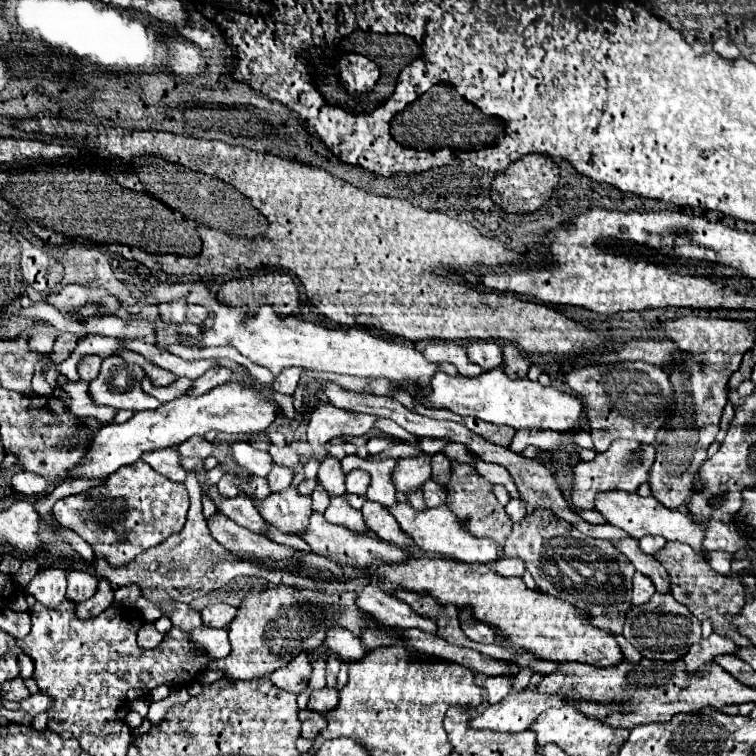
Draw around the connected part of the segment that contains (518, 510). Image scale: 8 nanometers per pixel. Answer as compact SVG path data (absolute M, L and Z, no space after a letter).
M510 498L510 502L506 504L506 512L512 518L512 522L520 522L526 516L526 504L522 500Z

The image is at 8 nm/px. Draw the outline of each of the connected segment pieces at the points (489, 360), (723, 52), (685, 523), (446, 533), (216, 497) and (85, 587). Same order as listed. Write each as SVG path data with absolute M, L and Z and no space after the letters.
M476 340L468 344L468 360L478 364L482 370L492 370L502 362L502 350L496 342Z
M720 38L720 40L716 40L716 42L714 42L714 50L716 50L720 56L728 58L728 60L736 60L736 58L740 58L740 50L738 50L732 42L728 42L728 38Z
M612 490L612 492L604 492L604 494L598 494L596 498L596 510L604 514L604 518L622 528L624 532L628 532L632 538L640 540L642 536L646 534L652 534L652 536L662 536L666 540L676 540L676 542L686 542L690 544L698 554L704 554L704 524L700 522L694 522L690 518L690 514L684 514L682 510L668 510L666 506L662 506L654 496L638 496L638 494L628 494L628 492L620 492L620 490Z
M398 502L398 504L394 504L388 510L396 516L400 528L414 540L414 544L420 546L426 552L434 552L434 554L448 556L448 558L462 560L462 562L490 562L490 560L498 560L496 544L488 542L486 538L472 538L472 534L468 534L456 522L456 516L446 506L430 508L426 512L420 512L420 510L414 510L406 502Z
M210 488L206 492L214 500L218 510L222 514L226 514L230 520L234 520L238 526L244 526L244 528L252 530L254 534L266 536L268 522L260 516L260 512L254 508L252 500L246 494L238 494L236 498L222 498L216 488Z
M80 570L68 572L68 592L66 592L66 598L70 602L78 604L78 602L84 602L84 600L92 598L96 594L96 588L98 588L98 580L92 574L80 572Z

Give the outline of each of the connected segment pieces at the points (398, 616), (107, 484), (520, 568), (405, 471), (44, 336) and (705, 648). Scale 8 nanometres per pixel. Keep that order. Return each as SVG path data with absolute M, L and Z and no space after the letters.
M374 584L364 586L364 590L356 598L356 604L360 610L364 610L368 614L376 614L376 618L380 618L380 622L384 622L384 626L420 628L420 630L426 630L432 634L436 632L436 624L432 620L418 616L416 612L410 610L408 604L382 592Z
M140 460L136 466L122 466L116 474L104 478L100 486L58 500L52 514L62 526L80 534L92 546L96 558L106 560L114 568L124 568L138 554L180 532L186 522L188 504L184 484L158 474Z
M500 558L496 562L496 572L500 576L506 576L506 578L512 578L512 576L522 578L524 572L526 572L526 566L520 558Z
M426 454L418 456L418 458L400 460L392 474L394 486L402 494L408 494L414 488L422 488L422 484L426 480L430 480L430 476L432 476L430 474L430 458Z
M40 328L32 338L30 338L30 350L36 352L50 352L54 346L56 334L52 334L52 328Z
M712 632L708 638L702 638L698 644L690 646L690 650L684 654L682 662L686 664L686 672L694 674L698 672L702 666L710 666L714 664L716 656L724 656L724 654L736 654L736 644L732 638L728 636L720 636L716 632Z

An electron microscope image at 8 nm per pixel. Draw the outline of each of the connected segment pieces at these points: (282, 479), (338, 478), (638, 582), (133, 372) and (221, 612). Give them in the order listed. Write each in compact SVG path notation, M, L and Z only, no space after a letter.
M274 466L272 472L268 474L268 484L270 484L270 490L276 494L276 492L282 492L290 486L292 482L292 470L290 468L284 468L284 466Z
M326 456L326 460L320 464L318 480L328 490L330 496L342 496L344 490L346 490L344 472L340 470L340 462L336 458L332 458L332 456Z
M636 572L632 582L634 582L634 588L632 588L632 604L634 606L640 606L640 604L648 602L654 596L656 590L654 590L654 584L652 584L652 580L648 576Z
M122 356L104 358L100 374L90 382L88 394L98 406L126 408L126 410L148 410L160 406L160 402L148 396L140 388L144 370L136 364L128 364Z
M210 604L206 606L202 612L202 622L206 626L212 626L212 628L226 628L228 622L234 618L236 614L236 608L230 606L230 604Z

